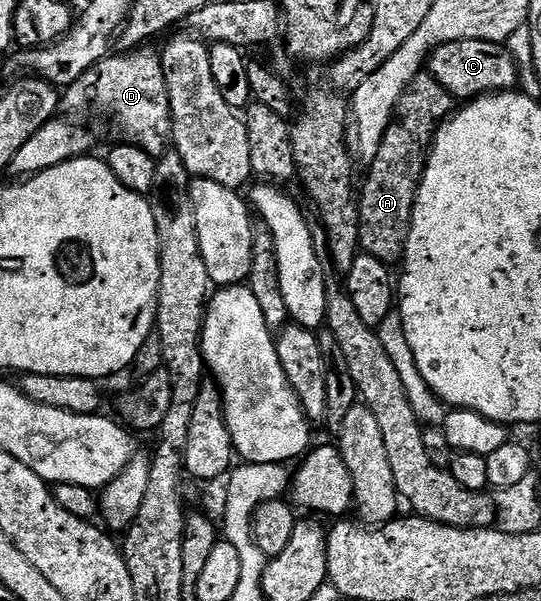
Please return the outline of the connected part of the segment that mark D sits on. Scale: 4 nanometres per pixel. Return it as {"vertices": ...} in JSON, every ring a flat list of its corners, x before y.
{"vertices":[[146,51,118,55,122,57,107,55,97,61,87,73,80,75,80,79,65,86,60,109,63,114,74,115,70,113,82,113,87,105,118,128,123,142,138,145,157,159,167,152,172,141,169,89,161,56,142,52]]}

